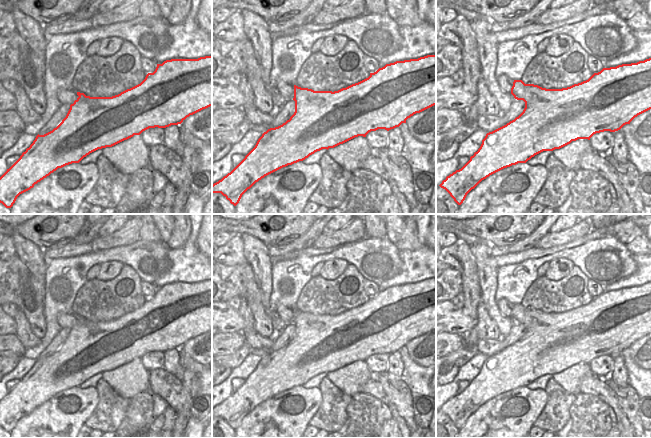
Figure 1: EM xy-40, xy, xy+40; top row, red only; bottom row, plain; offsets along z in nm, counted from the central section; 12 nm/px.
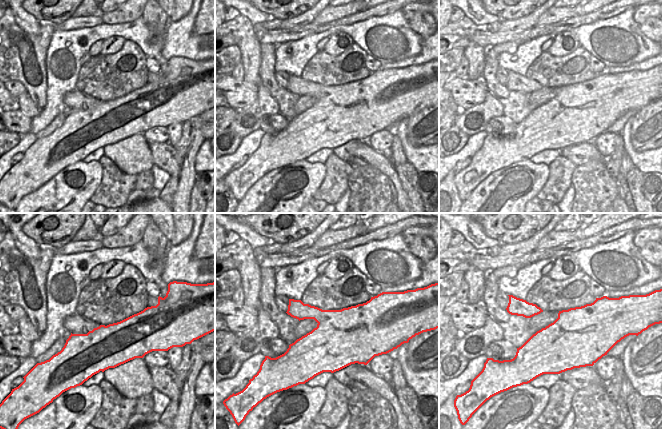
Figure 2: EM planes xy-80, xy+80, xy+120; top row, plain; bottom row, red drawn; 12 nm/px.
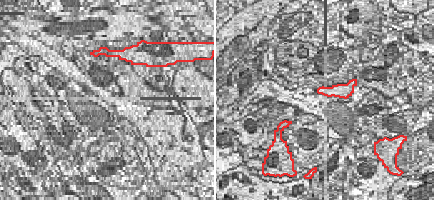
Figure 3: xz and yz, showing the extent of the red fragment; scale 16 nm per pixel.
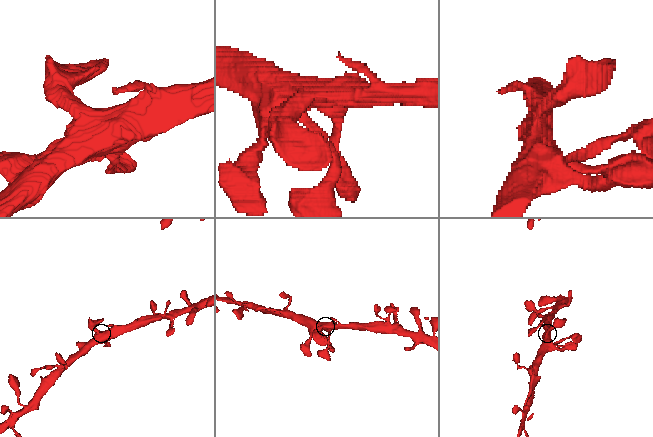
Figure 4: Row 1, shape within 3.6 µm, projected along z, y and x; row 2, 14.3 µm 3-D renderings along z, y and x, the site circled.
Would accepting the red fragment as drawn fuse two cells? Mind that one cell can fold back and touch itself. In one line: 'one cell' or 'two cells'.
one cell

